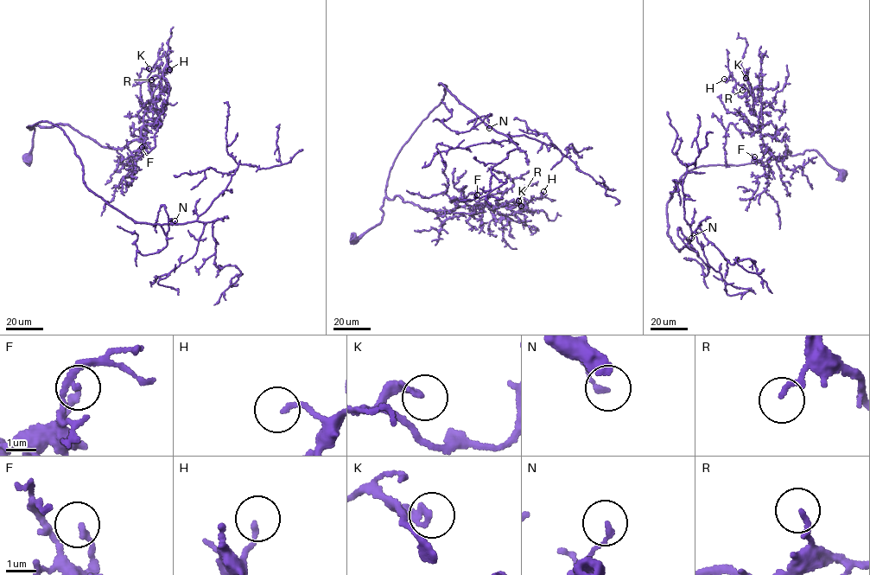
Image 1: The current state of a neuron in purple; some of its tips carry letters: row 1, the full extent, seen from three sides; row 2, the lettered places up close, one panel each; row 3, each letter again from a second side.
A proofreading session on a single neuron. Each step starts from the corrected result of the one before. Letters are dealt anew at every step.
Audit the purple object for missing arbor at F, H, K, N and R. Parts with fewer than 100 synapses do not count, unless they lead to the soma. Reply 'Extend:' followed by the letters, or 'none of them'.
Extend: none of them

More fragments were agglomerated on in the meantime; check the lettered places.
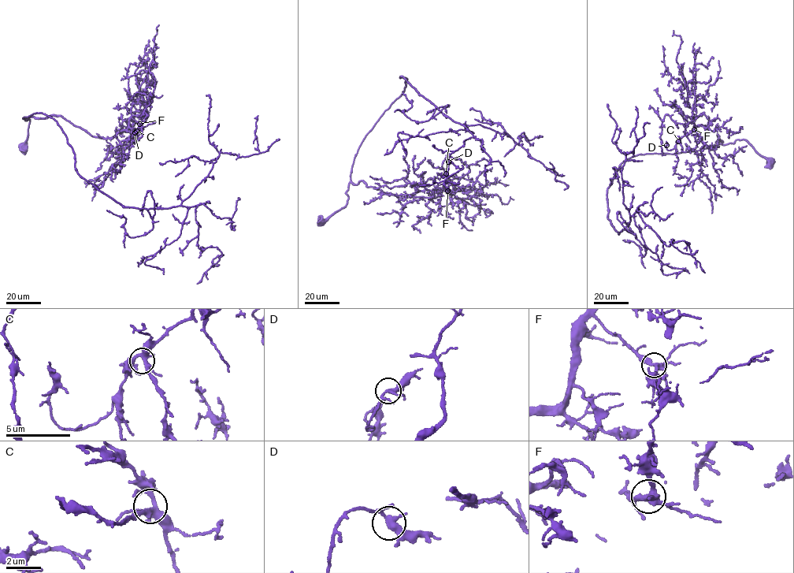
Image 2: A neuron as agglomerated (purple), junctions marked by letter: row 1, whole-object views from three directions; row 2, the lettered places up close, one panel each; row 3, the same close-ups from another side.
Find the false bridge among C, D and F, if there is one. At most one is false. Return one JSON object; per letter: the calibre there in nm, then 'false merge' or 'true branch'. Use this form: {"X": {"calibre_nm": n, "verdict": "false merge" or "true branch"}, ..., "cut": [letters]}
{"C": {"calibre_nm": 320, "verdict": "true branch"}, "D": {"calibre_nm": 280, "verdict": "true branch"}, "F": {"calibre_nm": 340, "verdict": "true branch"}, "cut": []}

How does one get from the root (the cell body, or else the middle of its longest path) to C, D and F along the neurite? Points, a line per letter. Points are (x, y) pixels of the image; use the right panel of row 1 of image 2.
C: (769, 161), (743, 139), (723, 144), (715, 142), (717, 134), (718, 147), (709, 146), (694, 124), (678, 141)
D: (769, 161), (743, 139), (723, 144), (717, 134), (718, 147), (709, 146), (694, 124), (674, 148), (666, 145)
F: (769, 161), (743, 139), (723, 144), (715, 142), (717, 134), (718, 147), (709, 146), (694, 124), (694, 129)

